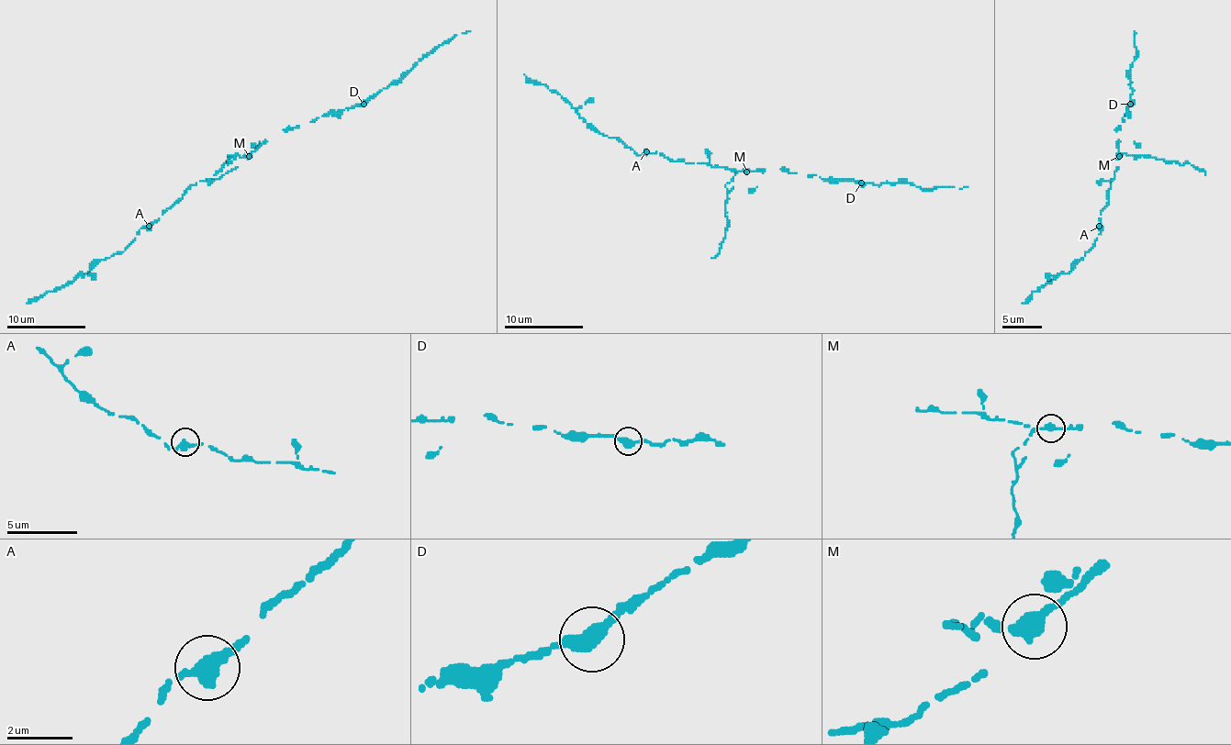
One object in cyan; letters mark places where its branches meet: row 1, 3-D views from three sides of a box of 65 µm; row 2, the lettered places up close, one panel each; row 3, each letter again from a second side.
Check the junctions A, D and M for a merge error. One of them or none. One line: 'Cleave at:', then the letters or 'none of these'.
Cleave at: M

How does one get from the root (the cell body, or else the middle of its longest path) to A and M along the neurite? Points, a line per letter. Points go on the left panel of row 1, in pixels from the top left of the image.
A: (233, 169), (218, 179), (192, 184), (149, 226)
M: (233, 169), (238, 167), (240, 157), (250, 155)

